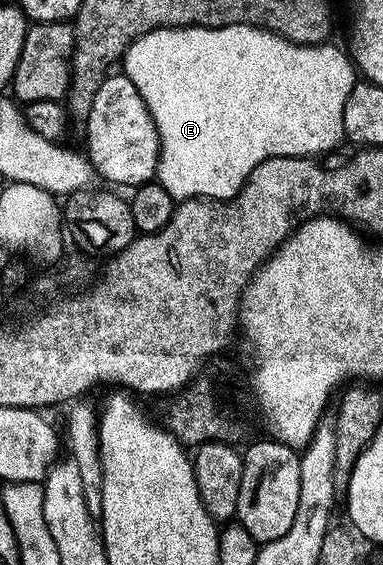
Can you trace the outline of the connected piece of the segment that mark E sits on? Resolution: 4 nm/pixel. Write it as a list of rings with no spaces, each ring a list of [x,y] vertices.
[[[233,24],[227,28],[157,28],[155,32],[144,34],[130,45],[124,57],[124,75],[130,79],[132,86],[140,90],[140,98],[148,106],[152,118],[156,122],[160,138],[160,154],[158,155],[157,183],[174,196],[175,201],[205,198],[207,200],[231,200],[244,186],[248,174],[256,170],[268,158],[277,156],[321,157],[321,152],[330,152],[338,143],[343,143],[344,102],[348,102],[348,94],[356,83],[356,69],[351,57],[342,52],[334,42],[325,44],[293,44],[277,32],[268,32],[264,28],[253,28],[247,24]]]

